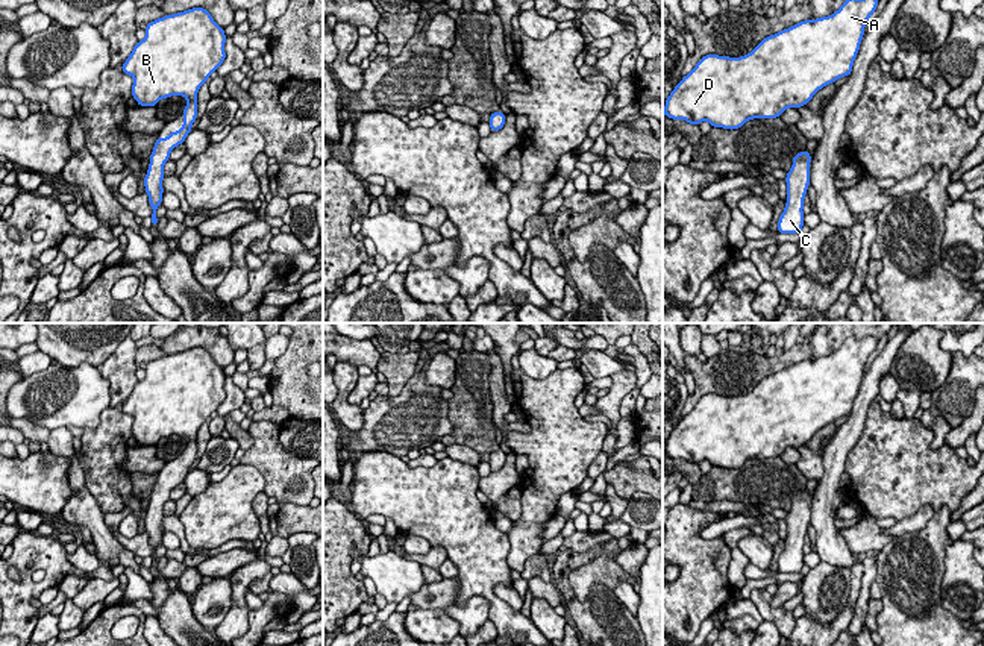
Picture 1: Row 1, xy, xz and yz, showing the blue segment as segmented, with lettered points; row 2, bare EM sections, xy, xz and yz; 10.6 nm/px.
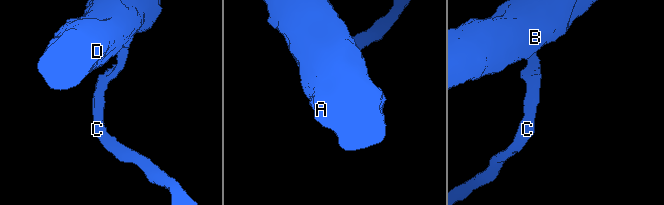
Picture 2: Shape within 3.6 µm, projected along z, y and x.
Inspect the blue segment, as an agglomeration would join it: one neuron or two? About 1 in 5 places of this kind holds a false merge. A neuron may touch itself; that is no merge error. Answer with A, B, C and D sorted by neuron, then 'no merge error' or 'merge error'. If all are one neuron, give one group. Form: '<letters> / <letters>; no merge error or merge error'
A B C D; no merge error

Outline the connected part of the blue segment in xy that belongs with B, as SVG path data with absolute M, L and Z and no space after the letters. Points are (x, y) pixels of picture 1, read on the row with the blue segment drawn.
M193 8L149 23L146 38L136 42L130 56L121 65L121 70L133 77L132 97L139 106L156 106L161 99L174 94L186 99L186 108L182 114L183 126L177 132L170 132L167 138L158 138L150 155L144 187L153 208L152 226L158 226L156 209L162 203L164 164L170 159L170 152L182 144L191 132L197 117L197 91L223 64L226 58L224 42L224 30L214 21L211 14L205 8Z

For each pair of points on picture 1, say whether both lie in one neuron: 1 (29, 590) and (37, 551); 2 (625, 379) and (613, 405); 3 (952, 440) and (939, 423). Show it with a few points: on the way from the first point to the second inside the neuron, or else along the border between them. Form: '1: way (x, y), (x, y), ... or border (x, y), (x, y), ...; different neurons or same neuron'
1: way (28, 581), (28, 573), (37, 564), (37, 560); same neuron
2: way (622, 385), (613, 399); same neuron
3: border (952, 428), (943, 442); different neurons

